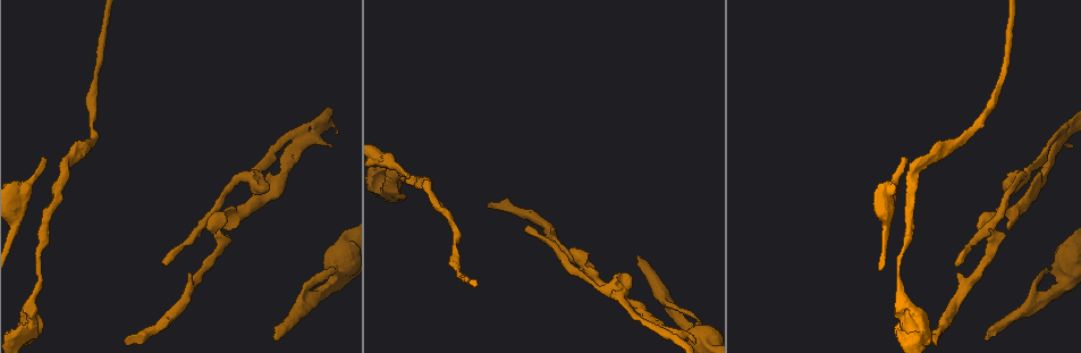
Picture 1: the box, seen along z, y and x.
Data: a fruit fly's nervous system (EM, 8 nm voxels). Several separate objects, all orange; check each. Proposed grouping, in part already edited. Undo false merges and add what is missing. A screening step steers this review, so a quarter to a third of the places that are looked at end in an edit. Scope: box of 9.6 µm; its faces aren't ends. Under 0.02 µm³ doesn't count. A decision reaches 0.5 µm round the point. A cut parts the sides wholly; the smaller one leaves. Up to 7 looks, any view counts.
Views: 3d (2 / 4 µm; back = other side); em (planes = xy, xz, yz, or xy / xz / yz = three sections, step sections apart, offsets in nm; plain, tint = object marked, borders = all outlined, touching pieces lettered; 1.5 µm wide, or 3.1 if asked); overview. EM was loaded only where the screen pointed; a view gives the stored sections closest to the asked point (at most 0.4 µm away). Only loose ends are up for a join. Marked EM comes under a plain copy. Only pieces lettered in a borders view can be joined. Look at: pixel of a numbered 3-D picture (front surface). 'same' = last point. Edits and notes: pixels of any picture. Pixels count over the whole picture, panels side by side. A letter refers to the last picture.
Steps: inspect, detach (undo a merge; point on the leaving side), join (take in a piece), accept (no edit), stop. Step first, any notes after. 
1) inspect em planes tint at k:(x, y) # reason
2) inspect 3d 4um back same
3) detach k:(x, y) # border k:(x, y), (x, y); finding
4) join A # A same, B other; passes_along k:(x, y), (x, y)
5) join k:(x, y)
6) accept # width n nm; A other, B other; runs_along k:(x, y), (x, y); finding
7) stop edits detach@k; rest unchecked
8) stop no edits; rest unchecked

inspect em planes tint at 1:(303, 289) # branch stops here

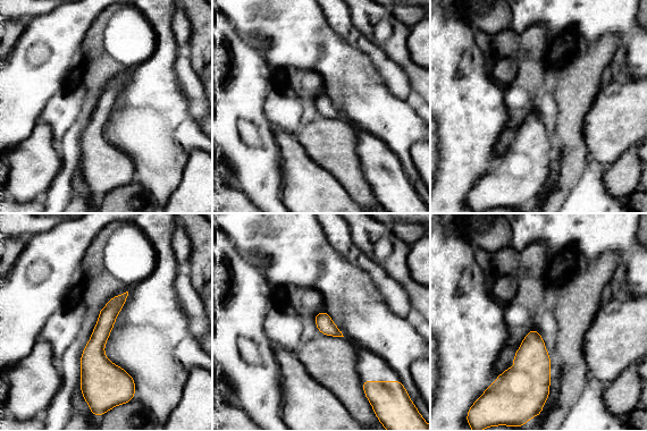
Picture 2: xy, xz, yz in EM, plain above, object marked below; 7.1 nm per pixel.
inspect em planes borders same # see the neighbours

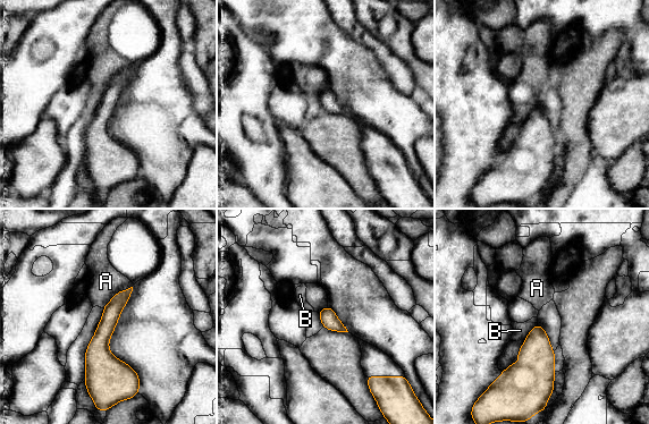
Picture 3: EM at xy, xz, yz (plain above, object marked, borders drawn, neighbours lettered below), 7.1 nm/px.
accept # A other, B other; none of them fits

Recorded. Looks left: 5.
inspect 3d 2um at 1:(987, 340) # branch stops here

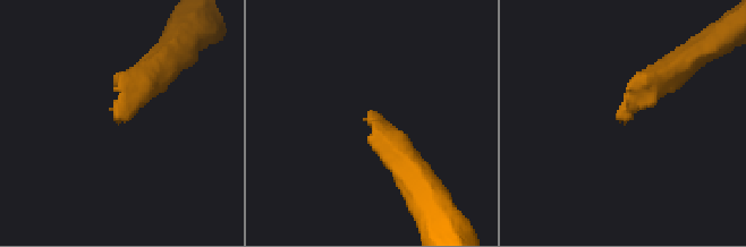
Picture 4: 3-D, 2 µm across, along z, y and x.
inspect em planes tint at 4:(371, 117) # now the EM

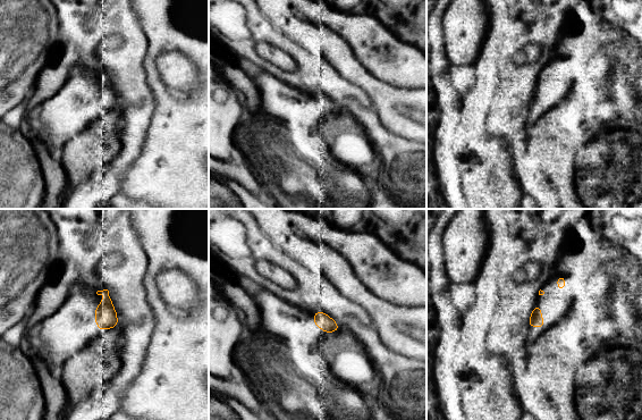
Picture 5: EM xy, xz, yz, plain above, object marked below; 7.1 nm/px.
inspect em planes borders same # see the neighbours

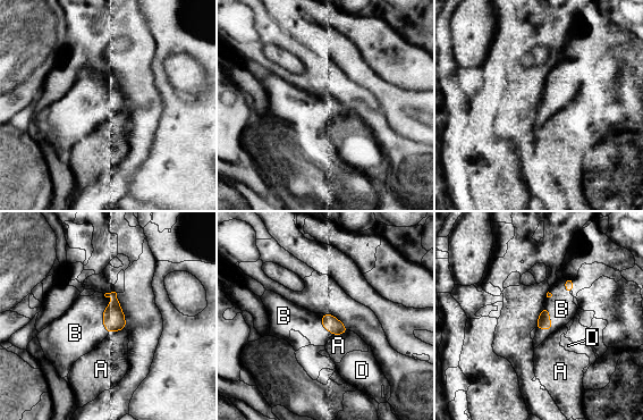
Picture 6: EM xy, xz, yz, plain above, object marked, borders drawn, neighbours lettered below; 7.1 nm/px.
join B # A other, B same, D other; it goes on there

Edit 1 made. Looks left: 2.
inspect 3d 4um at 1:(899, 325) # free end

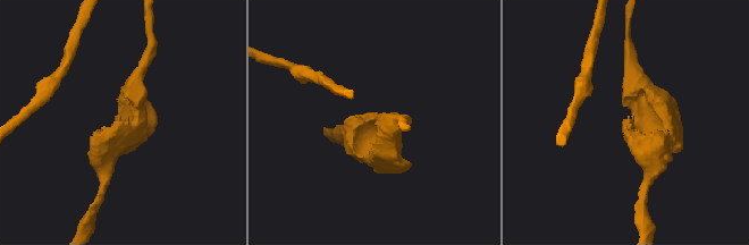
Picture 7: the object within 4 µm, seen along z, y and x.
inspect em planes borders at 7:(128, 118)

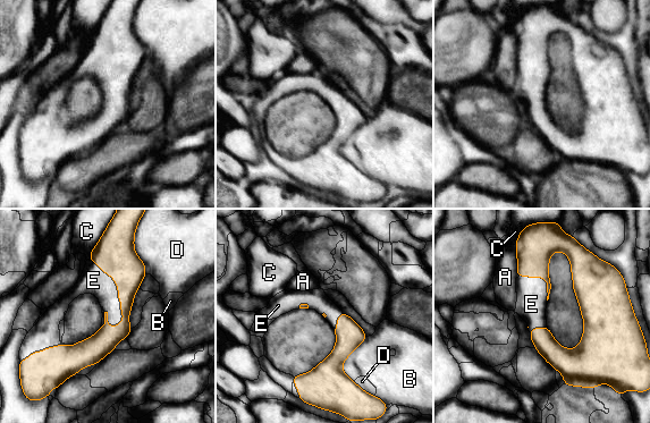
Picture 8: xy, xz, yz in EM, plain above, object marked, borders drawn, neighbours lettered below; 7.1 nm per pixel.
join E # longest_contact E 550 nm; A other, B other, C other, D other, E same; passes_along 8:(118, 259), (118, 294), (93, 280); the neuron continues

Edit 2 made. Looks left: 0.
stop edits join@6, join@8; rest unchecked

